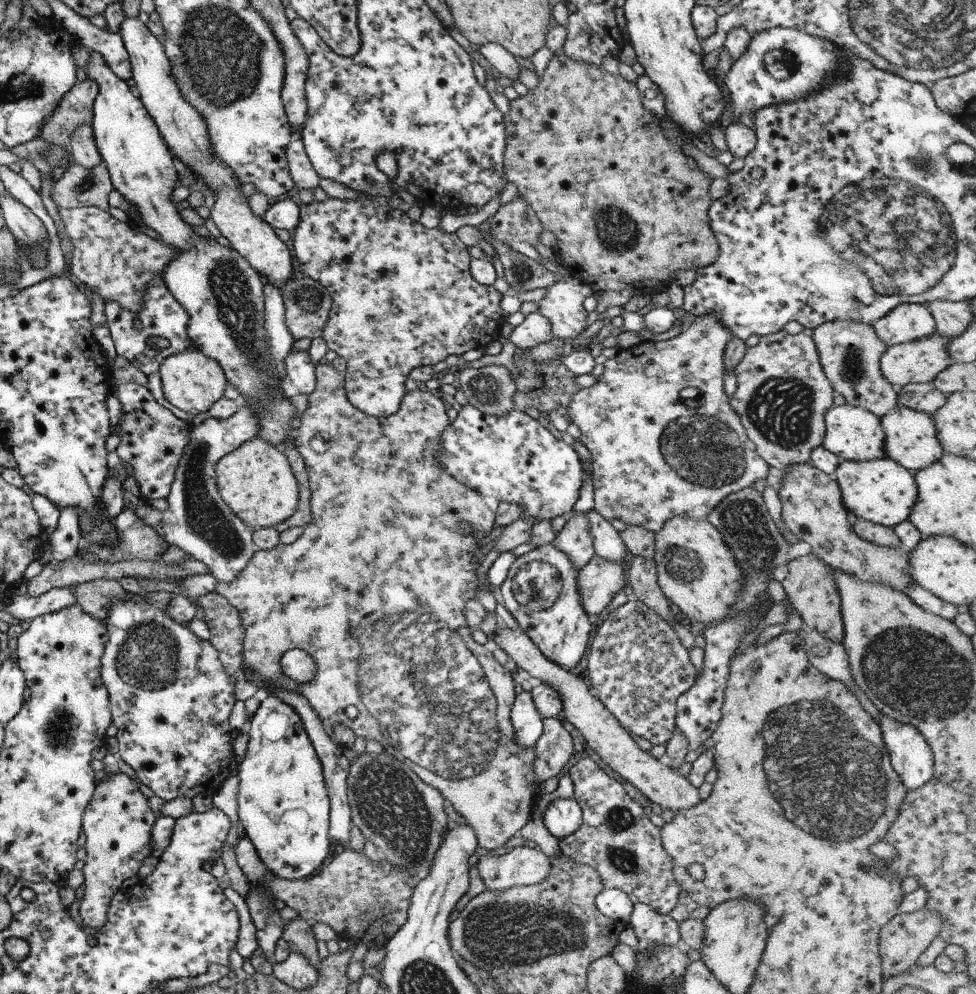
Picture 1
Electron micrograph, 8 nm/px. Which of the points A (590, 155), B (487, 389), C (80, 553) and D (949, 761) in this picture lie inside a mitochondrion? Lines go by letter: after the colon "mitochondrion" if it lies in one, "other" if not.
A: other
B: mitochondrion
C: other
D: other

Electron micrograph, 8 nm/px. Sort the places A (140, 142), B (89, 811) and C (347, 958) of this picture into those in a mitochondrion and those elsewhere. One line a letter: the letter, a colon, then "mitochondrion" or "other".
A: other
B: other
C: other

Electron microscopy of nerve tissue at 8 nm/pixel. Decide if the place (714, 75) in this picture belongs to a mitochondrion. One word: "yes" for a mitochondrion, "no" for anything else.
no

